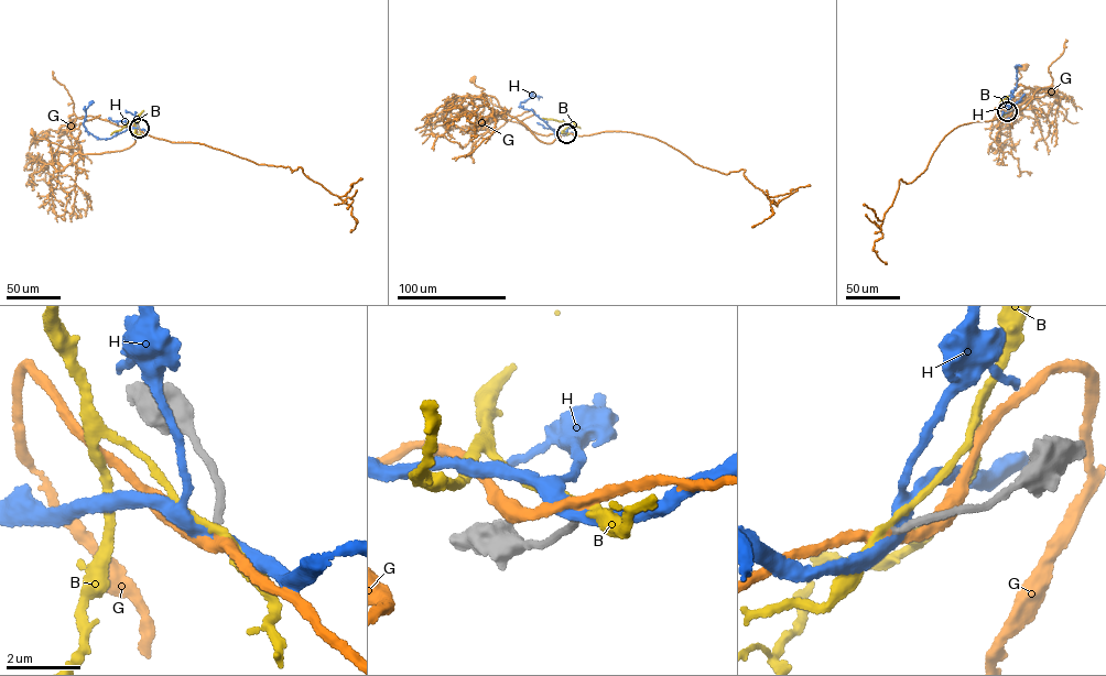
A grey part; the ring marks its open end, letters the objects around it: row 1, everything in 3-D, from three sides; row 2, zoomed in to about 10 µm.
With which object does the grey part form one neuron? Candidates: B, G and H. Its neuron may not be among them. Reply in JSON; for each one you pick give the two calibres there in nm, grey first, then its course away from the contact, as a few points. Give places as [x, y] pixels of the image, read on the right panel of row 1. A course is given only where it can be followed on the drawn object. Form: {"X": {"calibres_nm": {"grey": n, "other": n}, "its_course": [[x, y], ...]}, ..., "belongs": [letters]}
{"G": {"calibres_nm": {"grey": 180, "other": 260}, "its_course": [[1007, 111], [1012, 107], [1012, 128], [1008, 112], [1016, 105], [1012, 94], [1023, 67]]}, "belongs": ["G"]}

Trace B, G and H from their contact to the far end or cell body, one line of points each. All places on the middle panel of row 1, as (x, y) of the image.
B: (566, 133), (563, 131), (567, 123), (542, 118)
G: (566, 133), (551, 143), (540, 140), (502, 112), (497, 99), (473, 79)
H: (566, 133), (554, 131), (532, 110), (520, 106), (531, 96), (539, 99)

